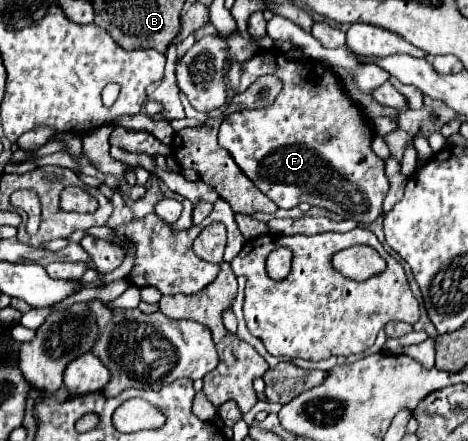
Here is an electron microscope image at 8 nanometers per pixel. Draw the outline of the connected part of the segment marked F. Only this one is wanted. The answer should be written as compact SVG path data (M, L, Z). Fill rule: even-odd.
M273 47L259 49L257 55L253 55L245 63L231 61L227 71L227 83L235 93L243 93L257 77L267 73L273 73L283 81L283 91L267 109L231 113L219 129L221 147L231 153L241 171L245 171L245 175L249 175L249 179L253 179L253 183L257 183L257 187L273 203L277 203L277 207L293 209L305 201L311 207L329 209L343 219L357 221L359 225L373 223L381 215L381 203L389 191L385 161L373 153L373 129L369 125L369 119L345 91L343 81L335 75L331 67L325 67L315 59L295 61L277 47Z

